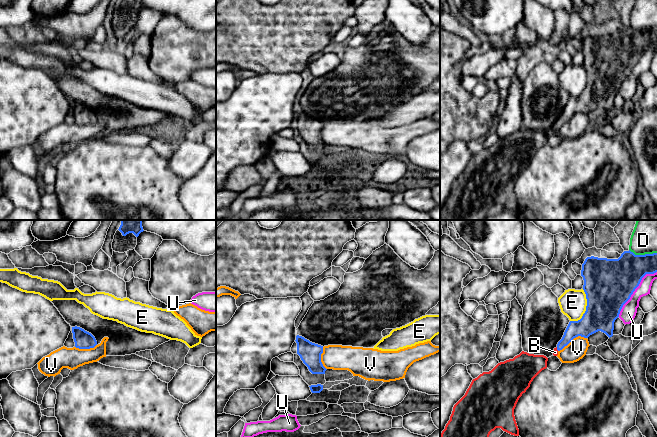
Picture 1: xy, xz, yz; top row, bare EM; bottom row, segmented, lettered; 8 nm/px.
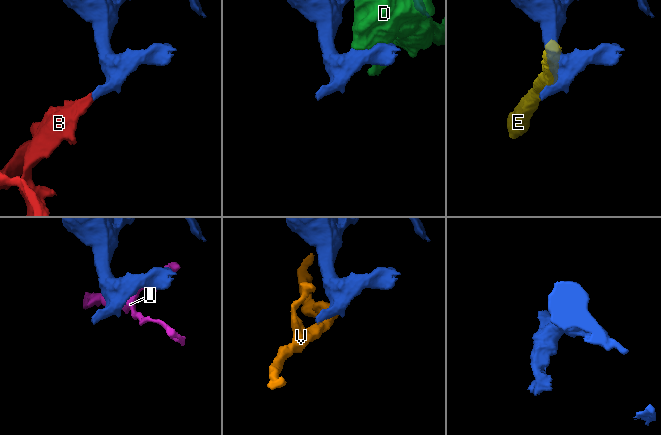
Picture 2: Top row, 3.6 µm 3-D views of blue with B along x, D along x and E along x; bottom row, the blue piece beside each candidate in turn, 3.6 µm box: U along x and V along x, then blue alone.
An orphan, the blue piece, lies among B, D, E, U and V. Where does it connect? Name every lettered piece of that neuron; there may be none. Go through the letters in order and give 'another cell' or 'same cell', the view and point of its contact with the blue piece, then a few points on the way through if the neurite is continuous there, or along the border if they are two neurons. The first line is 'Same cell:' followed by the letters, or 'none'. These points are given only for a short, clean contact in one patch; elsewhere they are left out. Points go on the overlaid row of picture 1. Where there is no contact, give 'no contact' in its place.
Same cell: B
B: same cell; contact yz (557, 349); way yz (574, 329), (557, 349), (555, 352)
D: another cell; contact yz (643, 255)
E: another cell; contact yz (586, 309); border yz (583, 289), (586, 295), (586, 310), (579, 319), (570, 321)
U: another cell; contact yz (634, 290)
V: another cell; contact yz (572, 339); border yz (586, 337), (576, 336), (558, 351)

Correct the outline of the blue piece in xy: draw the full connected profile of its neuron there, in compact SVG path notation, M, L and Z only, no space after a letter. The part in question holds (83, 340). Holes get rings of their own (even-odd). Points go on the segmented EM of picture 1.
M72 327L75 347L79 349L90 349L97 345L95 337L80 327Z

